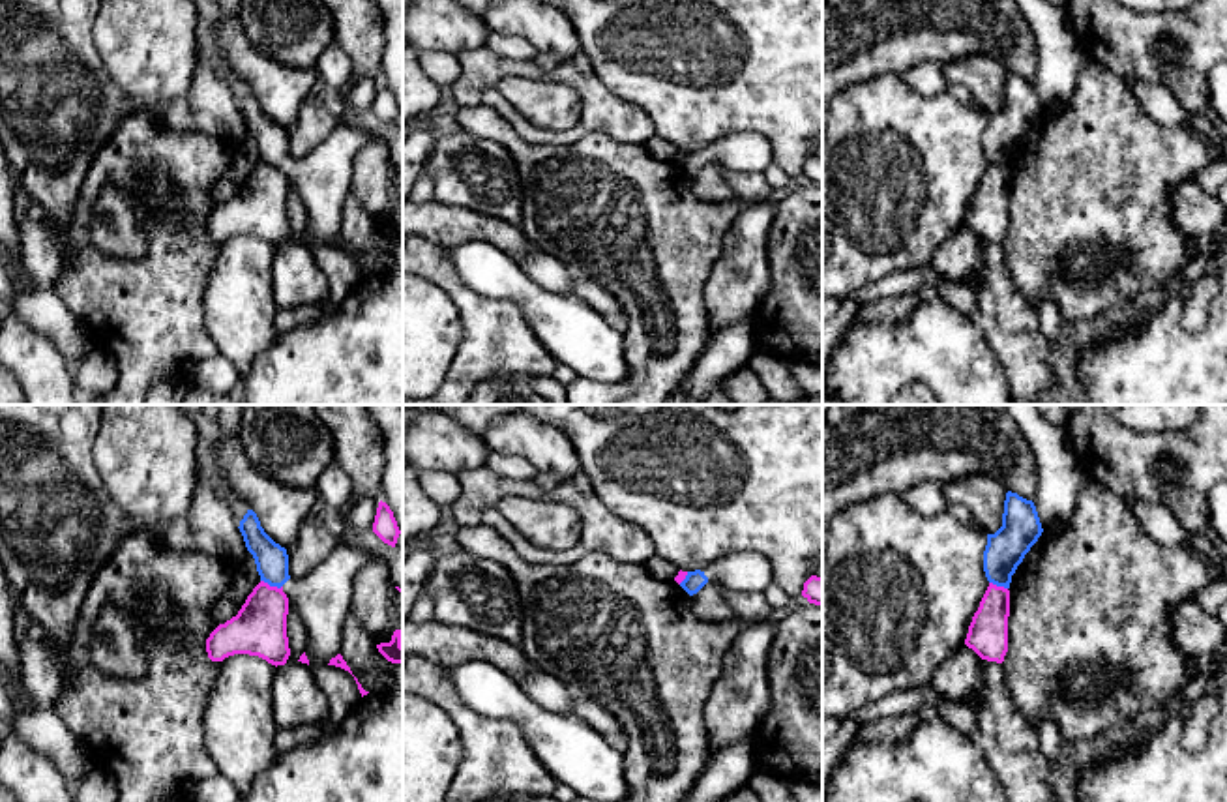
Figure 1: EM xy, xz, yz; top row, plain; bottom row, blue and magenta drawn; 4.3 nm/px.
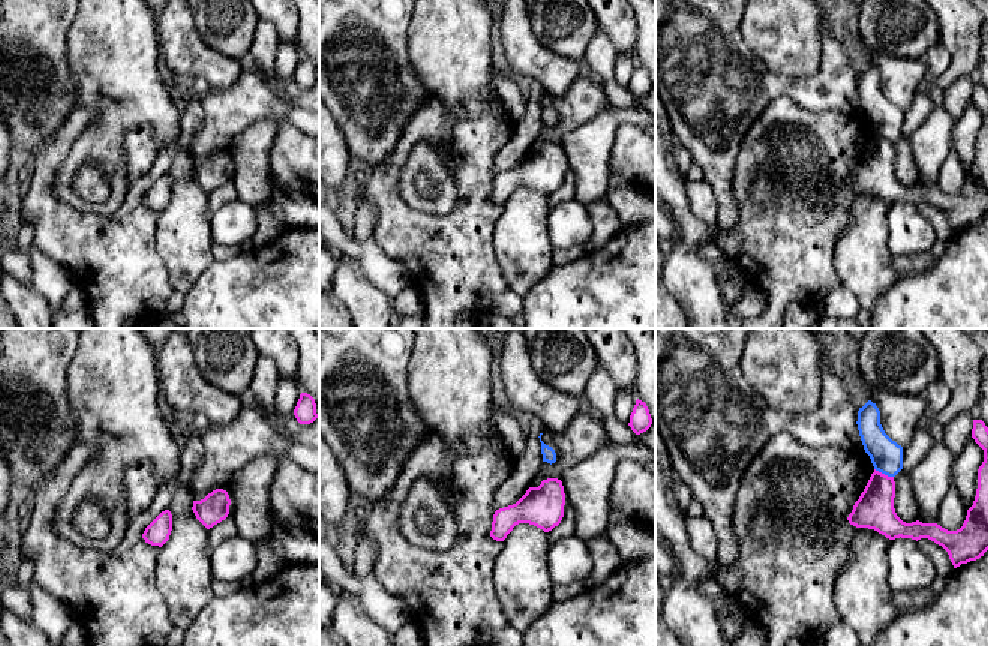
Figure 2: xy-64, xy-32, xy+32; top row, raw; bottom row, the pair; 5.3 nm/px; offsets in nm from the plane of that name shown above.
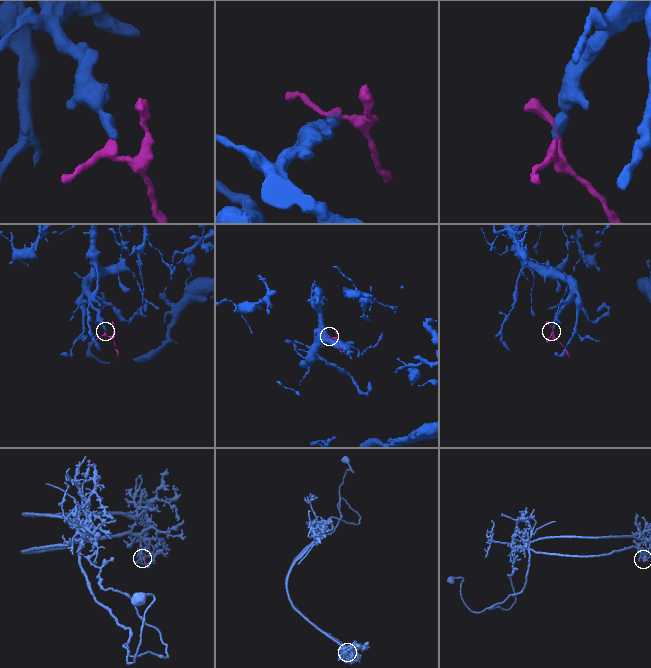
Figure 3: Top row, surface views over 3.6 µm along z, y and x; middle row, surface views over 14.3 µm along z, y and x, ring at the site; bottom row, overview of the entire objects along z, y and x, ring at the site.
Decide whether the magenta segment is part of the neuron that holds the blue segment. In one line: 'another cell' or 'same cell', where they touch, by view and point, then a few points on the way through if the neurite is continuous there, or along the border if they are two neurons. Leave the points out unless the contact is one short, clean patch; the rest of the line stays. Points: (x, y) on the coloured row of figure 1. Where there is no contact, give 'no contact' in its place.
another cell; meets blue in xy at (272, 585); border along xy (261, 579), (281, 587)

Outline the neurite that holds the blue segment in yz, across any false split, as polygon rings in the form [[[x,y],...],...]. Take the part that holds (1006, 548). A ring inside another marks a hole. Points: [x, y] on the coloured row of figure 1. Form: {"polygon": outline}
{"polygon": [[[1008,491],[1002,527],[987,534],[983,572],[989,583],[1010,588],[1012,575],[1038,542],[1043,528],[1032,500]]]}

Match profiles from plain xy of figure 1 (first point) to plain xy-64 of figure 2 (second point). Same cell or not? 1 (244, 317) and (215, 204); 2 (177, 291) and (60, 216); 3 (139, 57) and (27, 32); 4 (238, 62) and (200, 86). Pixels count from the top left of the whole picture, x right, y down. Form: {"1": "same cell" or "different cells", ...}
{"1": "different cells", "2": "same cell", "3": "different cells", "4": "different cells"}

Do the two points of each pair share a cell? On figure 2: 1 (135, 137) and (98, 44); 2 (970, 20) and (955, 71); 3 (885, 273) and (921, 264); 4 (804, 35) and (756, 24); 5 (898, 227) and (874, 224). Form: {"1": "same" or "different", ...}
{"1": "different", "2": "same", "3": "different", "4": "same", "5": "different"}

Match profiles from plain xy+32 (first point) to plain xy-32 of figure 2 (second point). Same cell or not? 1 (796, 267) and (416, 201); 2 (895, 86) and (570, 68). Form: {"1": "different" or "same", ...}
{"1": "different", "2": "same"}

